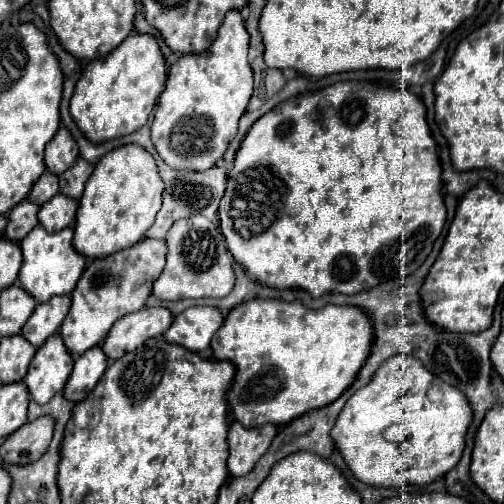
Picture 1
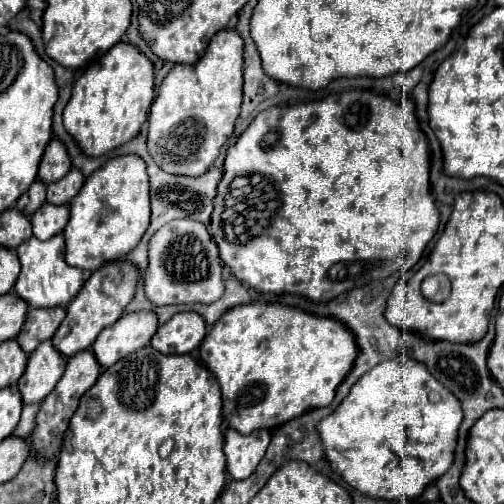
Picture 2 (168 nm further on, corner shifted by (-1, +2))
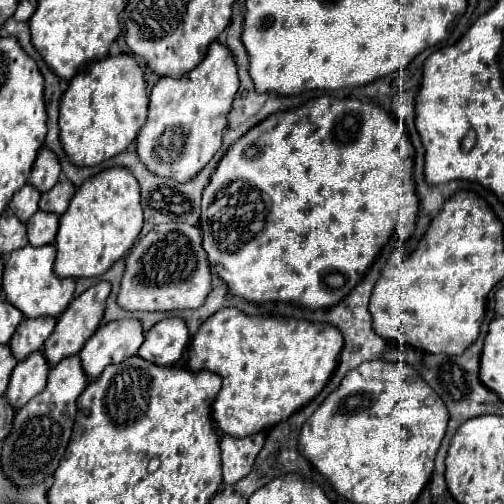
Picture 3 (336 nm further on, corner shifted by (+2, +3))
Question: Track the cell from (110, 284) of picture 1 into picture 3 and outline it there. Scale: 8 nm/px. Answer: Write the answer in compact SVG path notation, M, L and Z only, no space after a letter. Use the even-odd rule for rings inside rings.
M101 281L101 283L93 285L93 287L89 287L83 295L79 295L79 297L75 297L75 299L71 301L69 309L65 309L63 317L57 321L53 333L47 337L47 341L45 341L45 345L43 345L43 355L45 355L45 359L47 359L47 363L49 363L51 367L57 365L63 357L77 355L77 353L83 349L85 341L97 331L97 327L99 327L99 323L101 323L101 319L103 319L105 301L107 301L109 291L111 291L111 285L109 285L107 281Z

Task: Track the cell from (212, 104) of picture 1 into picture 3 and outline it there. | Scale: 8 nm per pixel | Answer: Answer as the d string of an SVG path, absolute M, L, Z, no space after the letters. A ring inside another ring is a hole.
M213 43L205 59L181 79L161 77L149 95L149 117L137 135L137 155L159 177L185 183L219 151L227 127L229 105L237 91L237 65L221 43Z

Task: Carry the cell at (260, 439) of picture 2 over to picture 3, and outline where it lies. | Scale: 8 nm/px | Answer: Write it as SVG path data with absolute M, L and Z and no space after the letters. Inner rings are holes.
M253 433L247 437L225 435L221 439L223 485L233 485L251 471L257 453L263 449L263 443L265 443L263 433Z

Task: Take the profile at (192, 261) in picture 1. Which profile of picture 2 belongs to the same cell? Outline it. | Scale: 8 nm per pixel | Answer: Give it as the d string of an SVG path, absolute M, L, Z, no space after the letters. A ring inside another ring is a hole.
M190 218L164 224L150 240L150 262L142 286L154 306L216 302L224 294L222 260L208 228L202 222Z

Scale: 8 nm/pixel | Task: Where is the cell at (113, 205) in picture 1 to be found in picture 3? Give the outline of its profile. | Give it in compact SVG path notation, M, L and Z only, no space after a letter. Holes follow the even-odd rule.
M105 169L89 177L73 195L69 209L59 217L55 241L57 259L53 271L57 277L97 277L119 261L135 243L143 227L143 209L139 203L139 185L129 169Z

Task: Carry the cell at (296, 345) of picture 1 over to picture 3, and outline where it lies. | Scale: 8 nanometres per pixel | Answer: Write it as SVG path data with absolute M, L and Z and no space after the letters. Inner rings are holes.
M221 309L213 313L195 333L189 345L191 371L211 371L221 375L223 385L213 403L213 419L225 435L245 437L251 433L265 431L279 421L285 421L305 403L309 403L327 385L337 357L341 351L341 331L325 323L309 323L283 317L249 317L239 309Z

